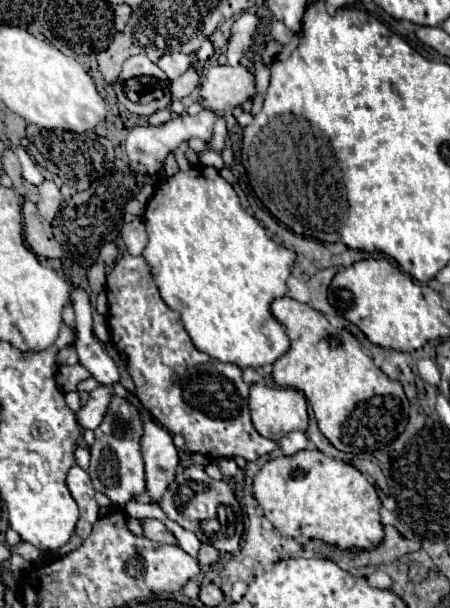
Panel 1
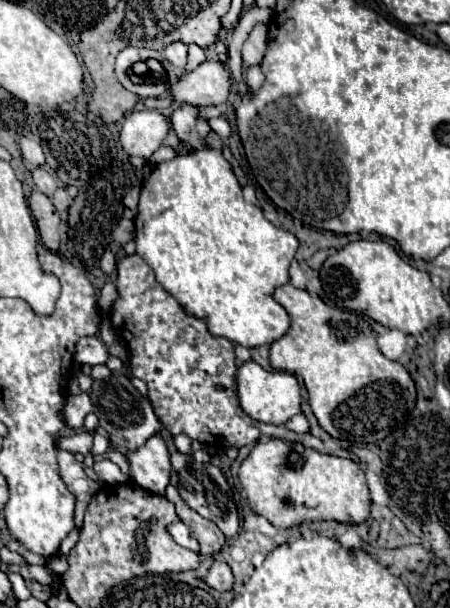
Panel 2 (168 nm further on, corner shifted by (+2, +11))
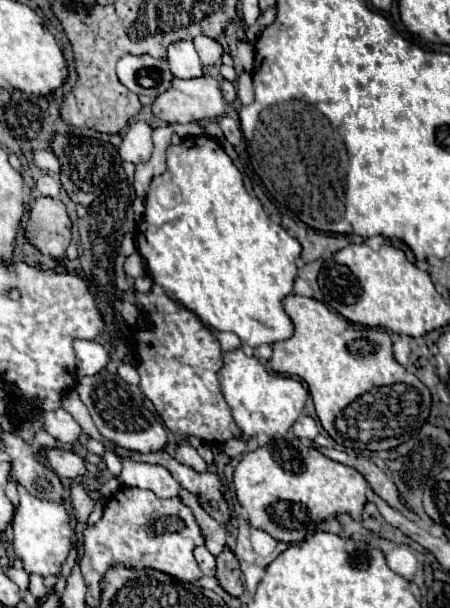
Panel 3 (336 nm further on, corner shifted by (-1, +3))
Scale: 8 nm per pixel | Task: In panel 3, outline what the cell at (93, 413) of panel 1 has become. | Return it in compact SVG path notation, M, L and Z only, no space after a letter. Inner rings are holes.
M64 409L42 413L42 423L44 423L44 429L52 437L56 437L58 441L62 441L62 443L74 443L80 437L80 433L82 433L80 425Z

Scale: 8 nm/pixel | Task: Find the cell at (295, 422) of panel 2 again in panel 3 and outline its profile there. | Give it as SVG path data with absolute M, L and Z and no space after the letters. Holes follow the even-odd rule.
M300 417L296 423L294 423L294 433L296 433L296 437L300 437L300 439L314 439L316 435L318 435L318 425L316 425L316 421L312 419L312 417Z

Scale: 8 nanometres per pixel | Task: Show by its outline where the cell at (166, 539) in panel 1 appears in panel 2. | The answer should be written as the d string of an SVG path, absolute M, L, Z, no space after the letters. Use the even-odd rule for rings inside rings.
M177 521L177 523L167 525L167 533L169 533L179 545L183 545L183 547L199 553L199 543L197 543L197 539L191 535L191 531L189 531L189 527L187 527L185 523Z

